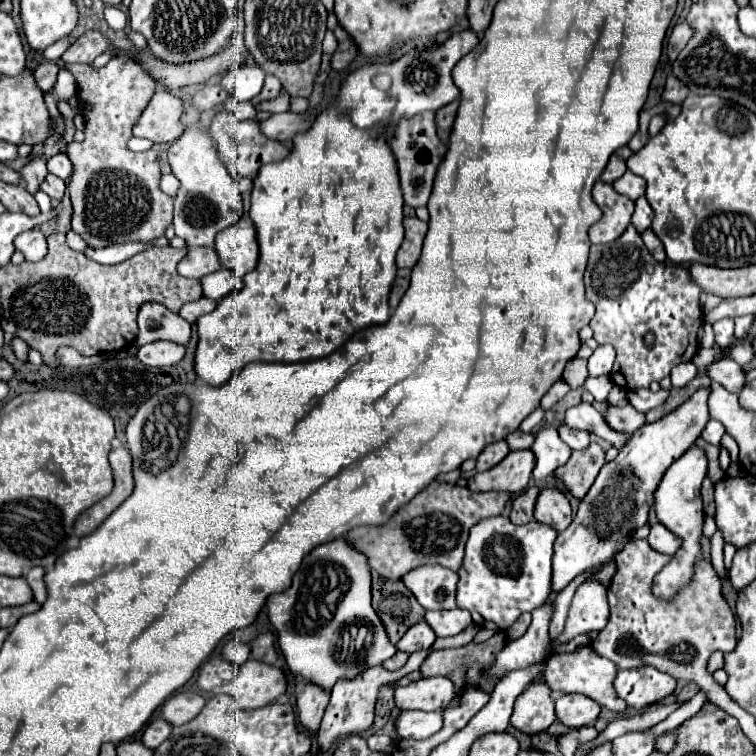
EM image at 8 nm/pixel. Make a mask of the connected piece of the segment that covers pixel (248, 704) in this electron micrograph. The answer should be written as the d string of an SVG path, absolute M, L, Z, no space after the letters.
M248 660L234 682L218 688L218 692L230 694L240 708L254 710L272 704L280 694L286 692L286 676L280 668L268 666L258 660Z

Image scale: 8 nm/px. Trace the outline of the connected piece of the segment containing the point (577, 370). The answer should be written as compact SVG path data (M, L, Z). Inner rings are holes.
M574 358L566 364L566 370L562 374L562 378L570 384L570 388L578 388L584 384L584 380L588 378L588 372L586 372L586 360L582 358Z

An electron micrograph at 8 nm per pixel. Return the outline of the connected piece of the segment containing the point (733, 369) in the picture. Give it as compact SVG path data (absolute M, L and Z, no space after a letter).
M725 358L708 367L708 374L714 382L722 384L728 391L739 393L745 384L742 367L730 358Z

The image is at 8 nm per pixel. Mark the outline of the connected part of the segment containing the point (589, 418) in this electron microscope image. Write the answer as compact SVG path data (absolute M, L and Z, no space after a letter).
M582 402L578 406L568 408L566 416L564 416L564 424L570 428L578 428L578 430L586 430L590 434L596 434L602 440L610 442L614 448L622 448L630 438L630 434L622 434L622 432L612 430L604 422L602 414L598 410L594 410L592 404L588 404L588 402Z

